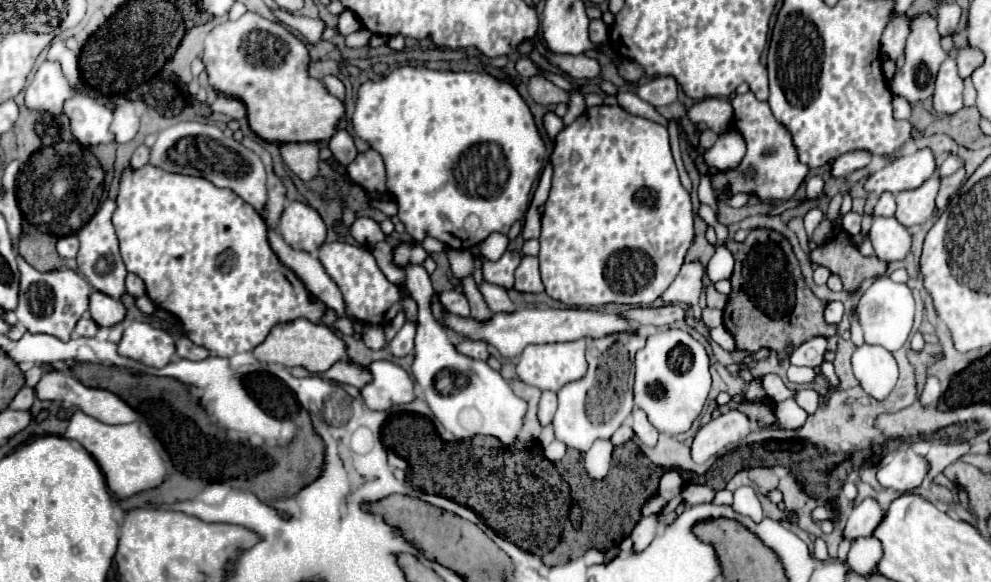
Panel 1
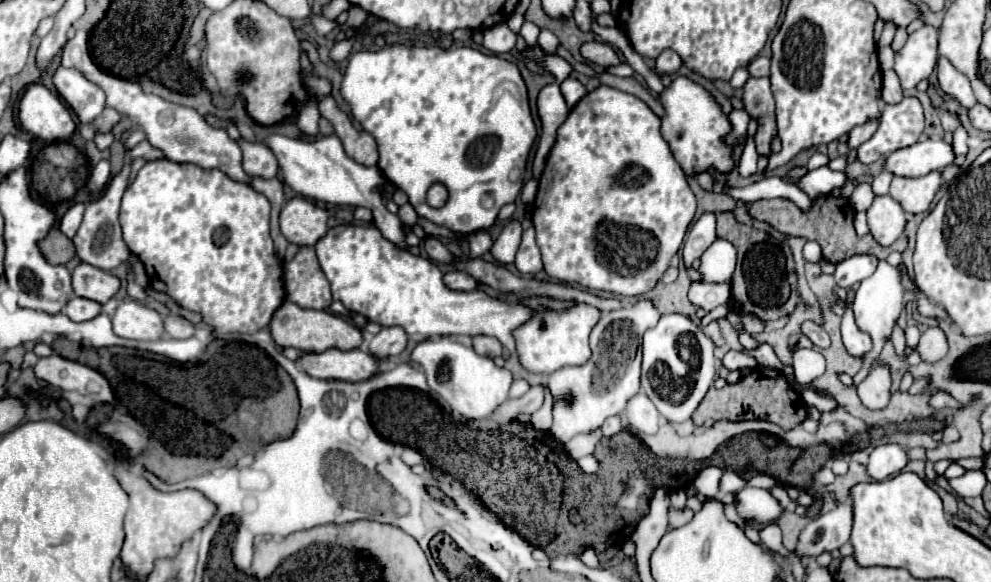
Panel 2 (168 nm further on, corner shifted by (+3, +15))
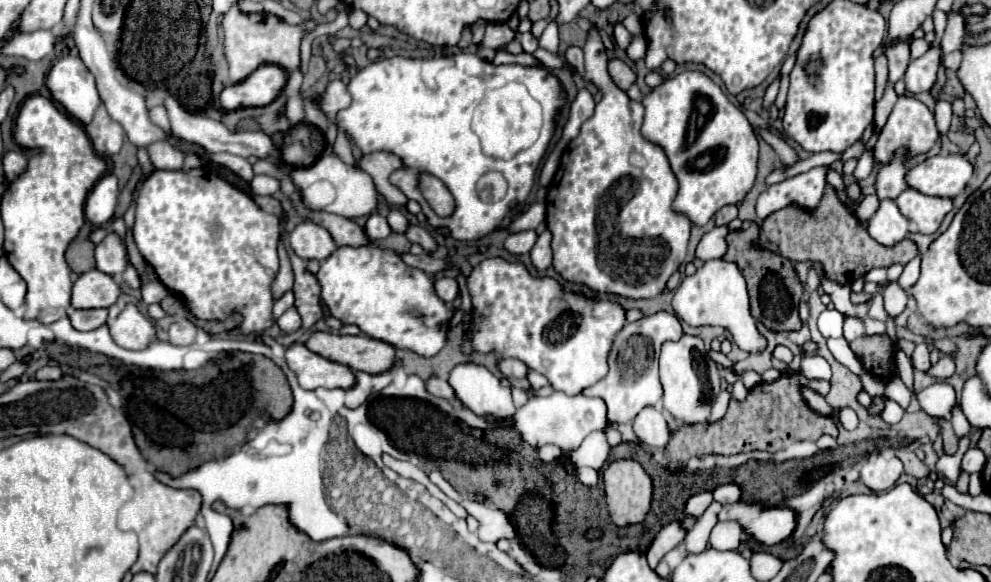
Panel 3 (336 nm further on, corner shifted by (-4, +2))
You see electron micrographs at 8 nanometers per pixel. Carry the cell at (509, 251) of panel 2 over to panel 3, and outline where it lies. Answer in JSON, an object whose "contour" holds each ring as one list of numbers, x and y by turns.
{"contour":[[524,230,524,232,516,232,516,234,510,234,504,242,504,248,510,252,510,254,528,254,536,242,538,234,534,230]]}

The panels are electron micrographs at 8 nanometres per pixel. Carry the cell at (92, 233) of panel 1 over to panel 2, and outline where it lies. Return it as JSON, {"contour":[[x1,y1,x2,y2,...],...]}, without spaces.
{"contour":[[147,141,135,145,133,149,127,149,125,151,125,163,123,163,123,169,111,177,111,181,107,183,103,195,95,201,89,201,85,205,85,215,83,215,83,223,79,227,79,231,75,233,75,237,71,239,73,245,75,245,75,253,77,257,83,261,83,263,89,263,97,269,103,269,103,271,111,271,115,267,119,267,121,263,125,263,131,255,131,251,127,249,127,245,123,243,121,239,121,225,119,225,119,205,121,205,121,197,123,197,123,191,127,187,127,181,129,181,129,175,131,175,131,165,133,161,141,155,141,153,147,153,147,159,159,159,161,153,157,153,157,149,153,149]]}

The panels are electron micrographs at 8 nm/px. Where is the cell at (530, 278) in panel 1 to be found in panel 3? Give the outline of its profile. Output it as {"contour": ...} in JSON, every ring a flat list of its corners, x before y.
{"contour":[[544,230,544,232,538,236,538,240,536,240,536,244,534,244,532,252,530,252,532,264,534,264,538,270,546,270,546,268,552,264,552,248,550,248,550,240,552,240,550,230]]}

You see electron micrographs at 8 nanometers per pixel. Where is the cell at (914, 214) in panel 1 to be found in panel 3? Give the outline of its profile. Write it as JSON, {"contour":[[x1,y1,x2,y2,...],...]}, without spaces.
{"contour":[[906,188,896,198,896,204,900,212,916,224,920,234,934,234,940,228,944,216,952,210,952,200,926,196,914,188]]}

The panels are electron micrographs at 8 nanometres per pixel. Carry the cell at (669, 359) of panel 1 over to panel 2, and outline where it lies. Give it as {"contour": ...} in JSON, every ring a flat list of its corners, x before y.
{"contour":[[661,315,659,323,643,335,641,389,655,403,657,411,675,423,689,421,715,377,713,341,685,315]]}

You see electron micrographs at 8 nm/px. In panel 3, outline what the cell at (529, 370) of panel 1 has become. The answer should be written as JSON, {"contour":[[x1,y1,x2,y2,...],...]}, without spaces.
{"contour":[[500,256,486,258,472,268,466,278,466,288,474,308,474,332,472,346,480,354,502,354,502,358,518,358,528,368,546,376,552,388,566,392,568,396,580,394,584,388,596,384,608,374,608,354,612,350,614,336,626,324,626,308,612,300,596,300,584,294,566,292,554,278,530,276,522,262,510,262]]}

